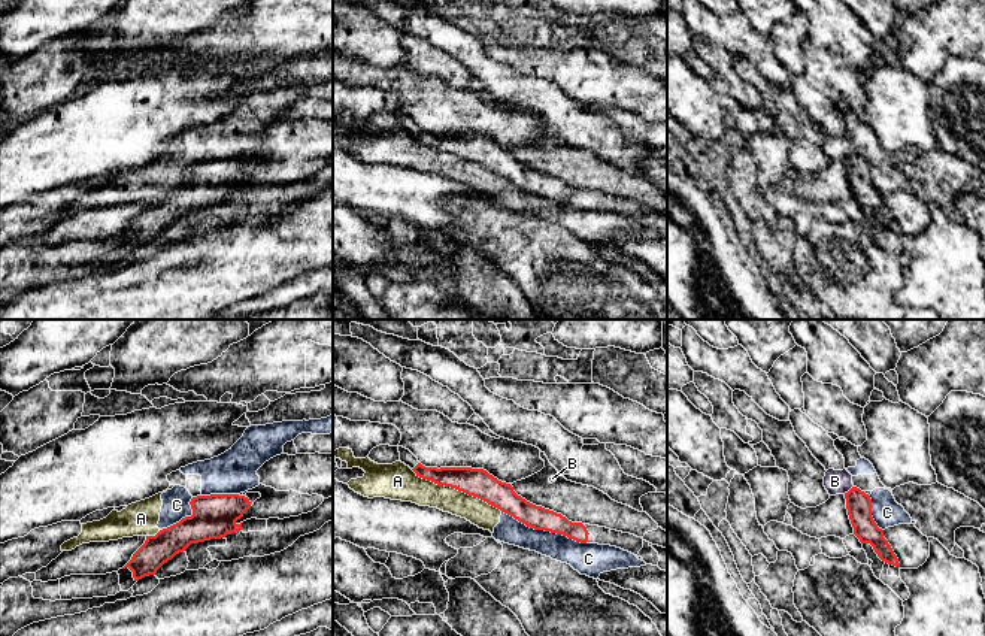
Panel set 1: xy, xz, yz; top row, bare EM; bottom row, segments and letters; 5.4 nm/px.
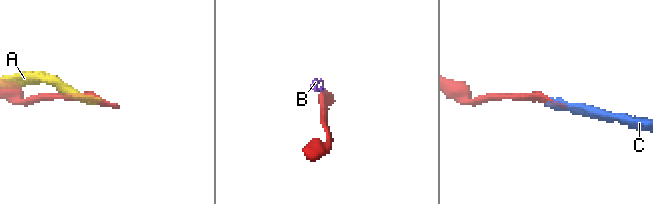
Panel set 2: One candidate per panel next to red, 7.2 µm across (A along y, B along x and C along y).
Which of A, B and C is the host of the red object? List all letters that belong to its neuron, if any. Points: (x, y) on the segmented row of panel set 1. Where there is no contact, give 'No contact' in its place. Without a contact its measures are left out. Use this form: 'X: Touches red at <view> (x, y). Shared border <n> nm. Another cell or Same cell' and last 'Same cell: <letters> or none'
A: Touches red at xz (457, 488). Shared border 550 nm. Another cell
B: Touches red at yz (849, 490). Shared border 70 nm. Another cell
C: Touches red at xz (545, 530). Shared border 500 nm. Another cell
Same cell: none

